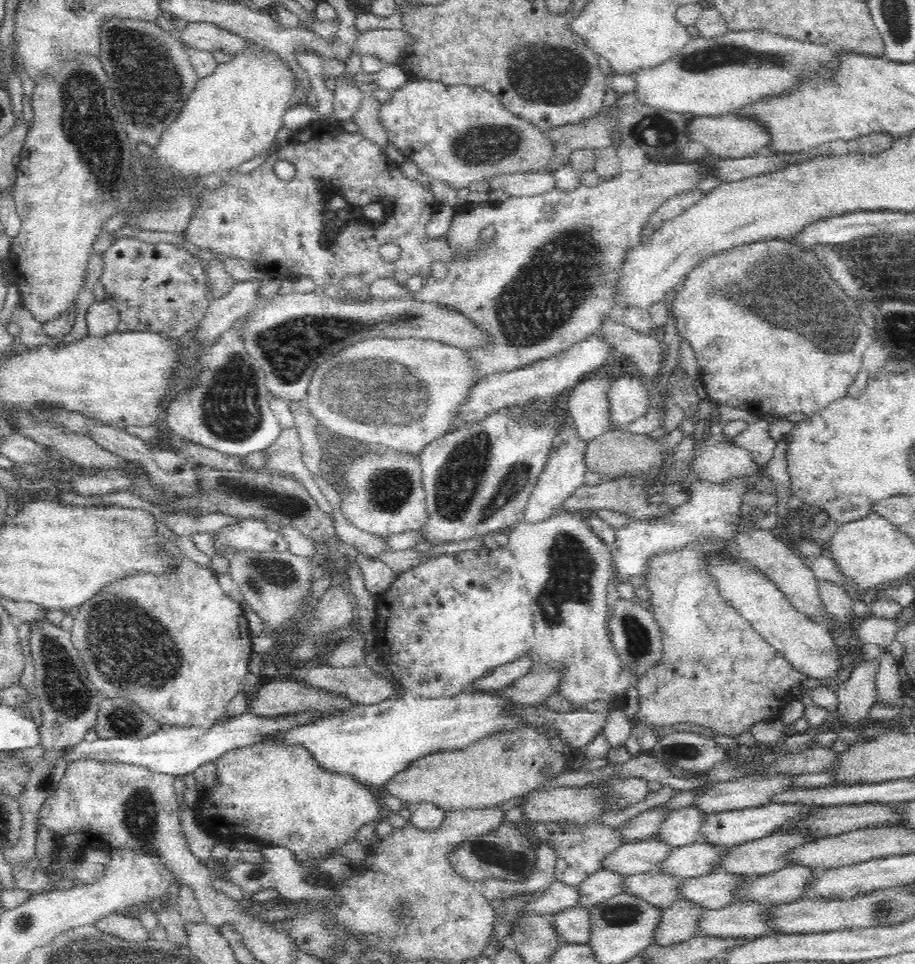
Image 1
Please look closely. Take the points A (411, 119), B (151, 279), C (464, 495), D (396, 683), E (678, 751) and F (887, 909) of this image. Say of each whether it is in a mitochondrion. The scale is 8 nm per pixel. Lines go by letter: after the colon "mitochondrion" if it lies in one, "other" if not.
A: other
B: other
C: mitochondrion
D: other
E: mitochondrion
F: mitochondrion

